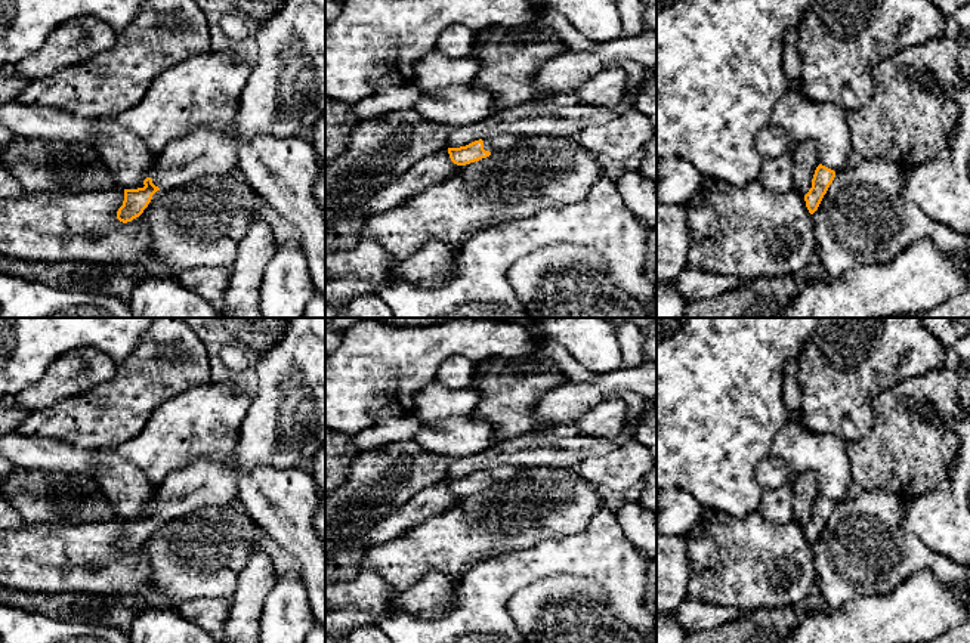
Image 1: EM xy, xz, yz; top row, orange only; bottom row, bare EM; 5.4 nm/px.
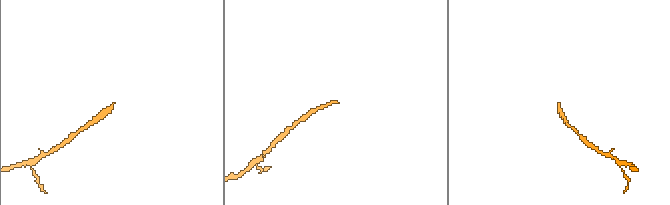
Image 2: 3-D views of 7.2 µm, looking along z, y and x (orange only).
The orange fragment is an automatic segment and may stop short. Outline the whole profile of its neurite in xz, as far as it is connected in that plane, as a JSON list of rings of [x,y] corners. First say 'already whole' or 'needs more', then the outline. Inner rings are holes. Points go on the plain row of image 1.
needs more; [[[503,466],[492,470],[479,470],[466,477],[448,479],[450,489],[457,497],[466,497],[482,489],[489,488],[494,483],[507,482],[520,476],[525,467]]]

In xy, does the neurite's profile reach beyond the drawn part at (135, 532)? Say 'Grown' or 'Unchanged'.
Grown

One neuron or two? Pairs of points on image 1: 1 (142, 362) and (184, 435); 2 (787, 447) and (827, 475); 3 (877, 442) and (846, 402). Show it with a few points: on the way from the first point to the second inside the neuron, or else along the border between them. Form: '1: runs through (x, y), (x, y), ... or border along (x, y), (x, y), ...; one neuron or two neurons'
1: border along (195, 386), (163, 401), (142, 429); two neurons
2: runs through (797, 447), (816, 464); one neuron
3: border along (877, 396), (873, 426), (848, 442); two neurons

